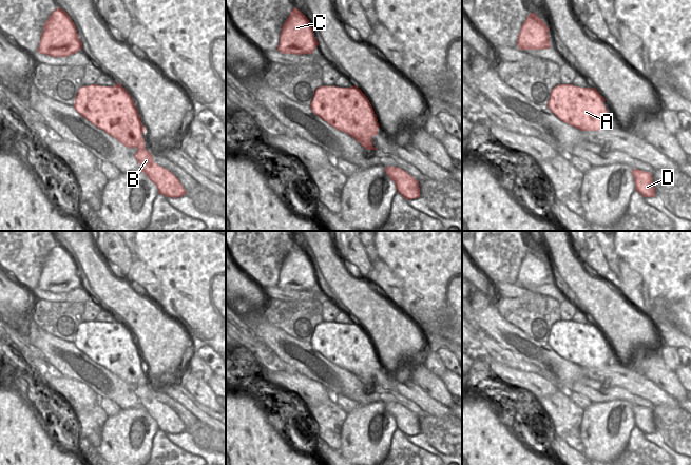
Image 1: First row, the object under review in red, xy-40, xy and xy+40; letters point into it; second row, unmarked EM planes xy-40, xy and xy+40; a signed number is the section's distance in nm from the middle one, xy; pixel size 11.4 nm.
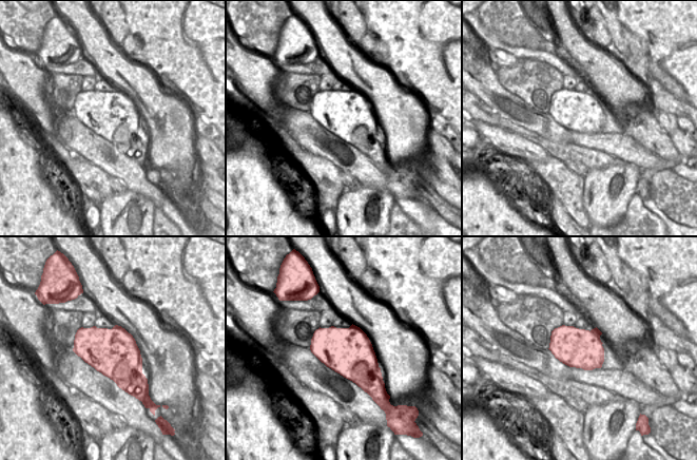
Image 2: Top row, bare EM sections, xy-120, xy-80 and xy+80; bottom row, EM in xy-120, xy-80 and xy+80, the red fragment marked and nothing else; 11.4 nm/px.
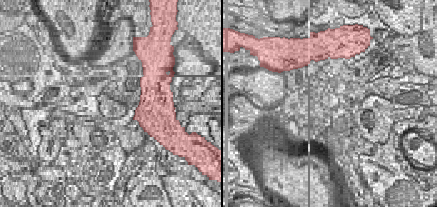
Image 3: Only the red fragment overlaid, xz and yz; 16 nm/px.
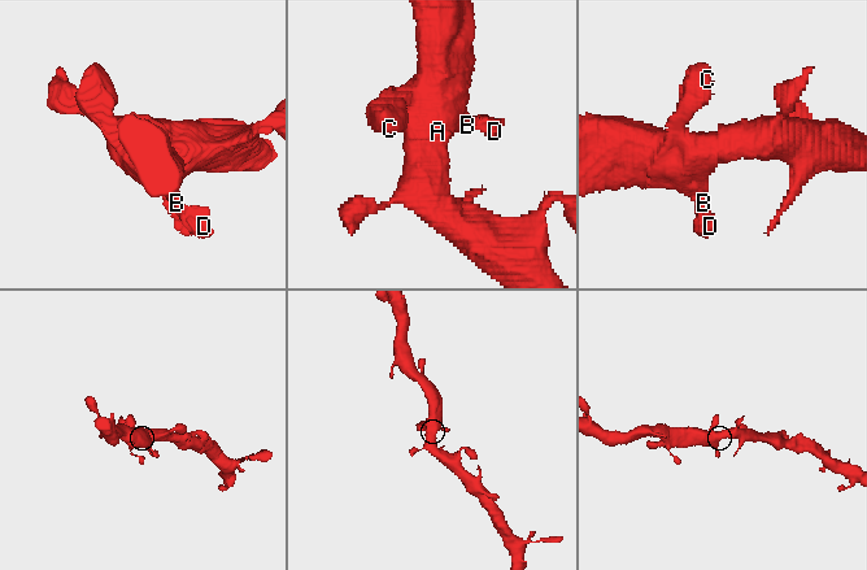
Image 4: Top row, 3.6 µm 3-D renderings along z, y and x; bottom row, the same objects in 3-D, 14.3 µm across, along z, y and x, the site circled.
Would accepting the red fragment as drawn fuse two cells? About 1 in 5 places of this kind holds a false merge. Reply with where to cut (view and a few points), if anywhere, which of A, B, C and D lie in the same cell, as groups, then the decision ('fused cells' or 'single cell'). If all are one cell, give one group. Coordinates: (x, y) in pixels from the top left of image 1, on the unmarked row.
no cut | A B C D | single cell

